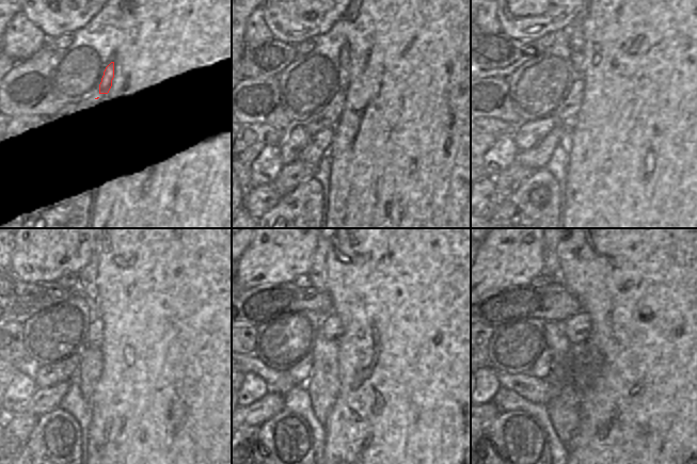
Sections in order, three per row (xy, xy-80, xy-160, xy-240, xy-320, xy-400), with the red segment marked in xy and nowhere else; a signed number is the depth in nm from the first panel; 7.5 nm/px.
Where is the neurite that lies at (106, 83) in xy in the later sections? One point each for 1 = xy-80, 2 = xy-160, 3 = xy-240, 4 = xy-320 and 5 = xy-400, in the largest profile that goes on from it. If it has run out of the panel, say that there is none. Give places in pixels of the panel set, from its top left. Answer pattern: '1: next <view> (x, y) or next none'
1: next xy-80 (344, 69)
2: next xy-160 (575, 38)
3: next xy-240 (86, 277)
4: next xy-320 (318, 273)
5: next xy-400 (551, 265)

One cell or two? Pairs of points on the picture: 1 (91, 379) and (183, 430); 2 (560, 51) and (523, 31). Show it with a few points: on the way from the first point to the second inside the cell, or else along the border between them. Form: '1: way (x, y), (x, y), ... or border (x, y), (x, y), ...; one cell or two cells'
1: border (101, 357), (101, 373), (93, 397), (90, 400); two cells
2: border (568, 27), (554, 34); two cells

